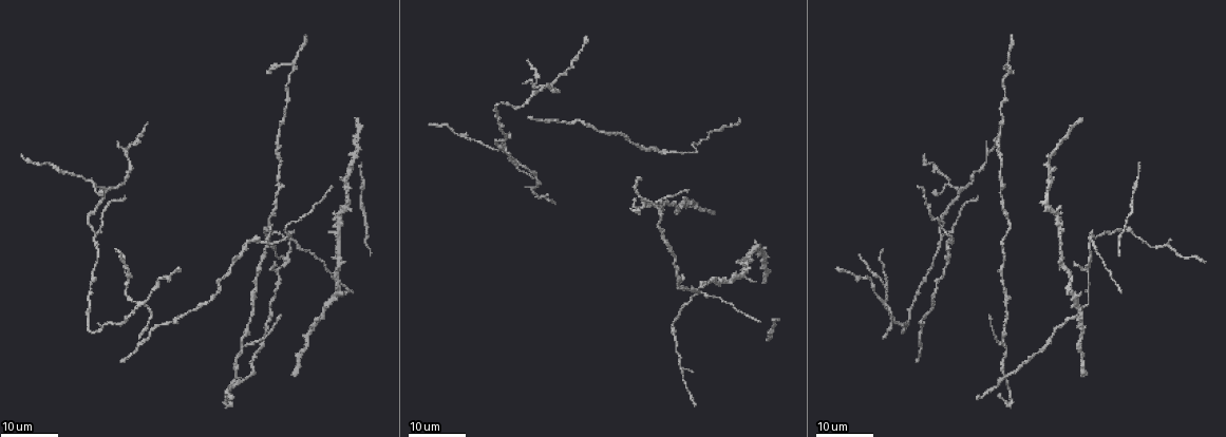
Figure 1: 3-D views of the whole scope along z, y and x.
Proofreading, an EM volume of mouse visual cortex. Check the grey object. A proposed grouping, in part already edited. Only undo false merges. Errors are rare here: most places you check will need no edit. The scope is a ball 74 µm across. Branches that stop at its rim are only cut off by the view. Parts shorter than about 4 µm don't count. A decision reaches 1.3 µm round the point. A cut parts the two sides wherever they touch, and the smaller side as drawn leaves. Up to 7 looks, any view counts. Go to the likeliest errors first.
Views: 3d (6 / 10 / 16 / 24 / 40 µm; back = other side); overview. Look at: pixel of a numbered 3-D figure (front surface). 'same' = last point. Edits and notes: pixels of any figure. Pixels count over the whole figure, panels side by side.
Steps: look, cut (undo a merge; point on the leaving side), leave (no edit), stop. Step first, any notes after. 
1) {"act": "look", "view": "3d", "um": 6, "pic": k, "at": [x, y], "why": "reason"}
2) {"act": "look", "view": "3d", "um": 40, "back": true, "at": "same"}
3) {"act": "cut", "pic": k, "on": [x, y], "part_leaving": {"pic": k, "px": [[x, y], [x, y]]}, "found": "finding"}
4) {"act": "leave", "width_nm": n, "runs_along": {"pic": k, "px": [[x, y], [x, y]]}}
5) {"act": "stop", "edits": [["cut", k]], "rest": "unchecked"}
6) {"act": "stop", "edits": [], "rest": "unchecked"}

{"act": "look", "view": "3d", "um": 24, "pic": 1, "at": [142, 302], "why": "four or more arms meet"}

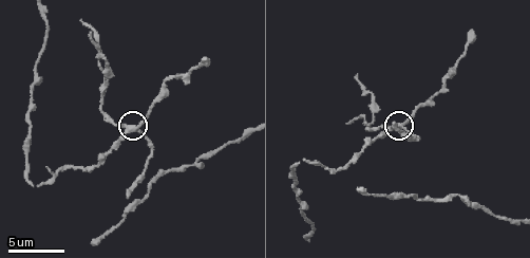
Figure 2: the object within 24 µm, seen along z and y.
{"act": "look", "view": "3d", "um": 6, "pic": 2, "at": [400, 124]}

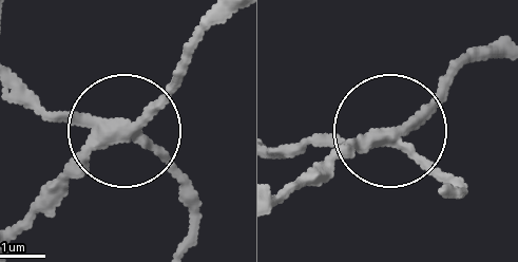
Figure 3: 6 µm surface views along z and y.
{"act": "leave", "side_arm_um": 14, "found": "one neuron here"}

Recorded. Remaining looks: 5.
{"act": "look", "view": "3d", "um": 16, "pic": 1, "at": [1091, 237], "why": "small branch off a trunk"}

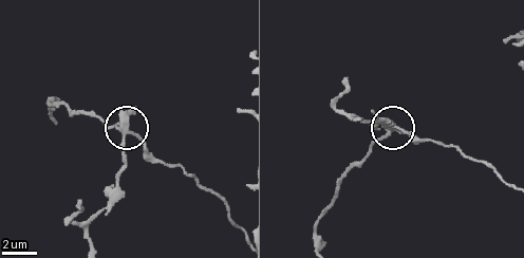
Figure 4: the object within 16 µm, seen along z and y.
{"act": "look", "view": "3d", "um": 6, "pic": 4, "at": [128, 130]}

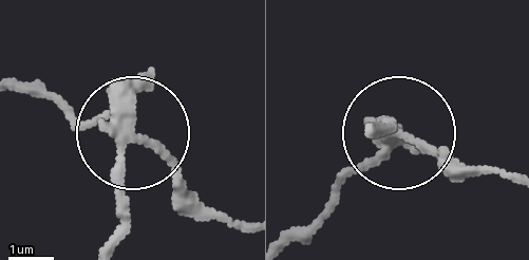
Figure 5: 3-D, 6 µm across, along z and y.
{"act": "cut", "pic": 5, "on": [77, 118], "width_nm": 270, "part_leaving": {"pic": 5, "px": [[119, 132], [18, 91]]}, "found": "two neurons meet here"}

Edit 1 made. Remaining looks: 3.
{"act": "look", "view": "overview", "why": "see it whole again"}

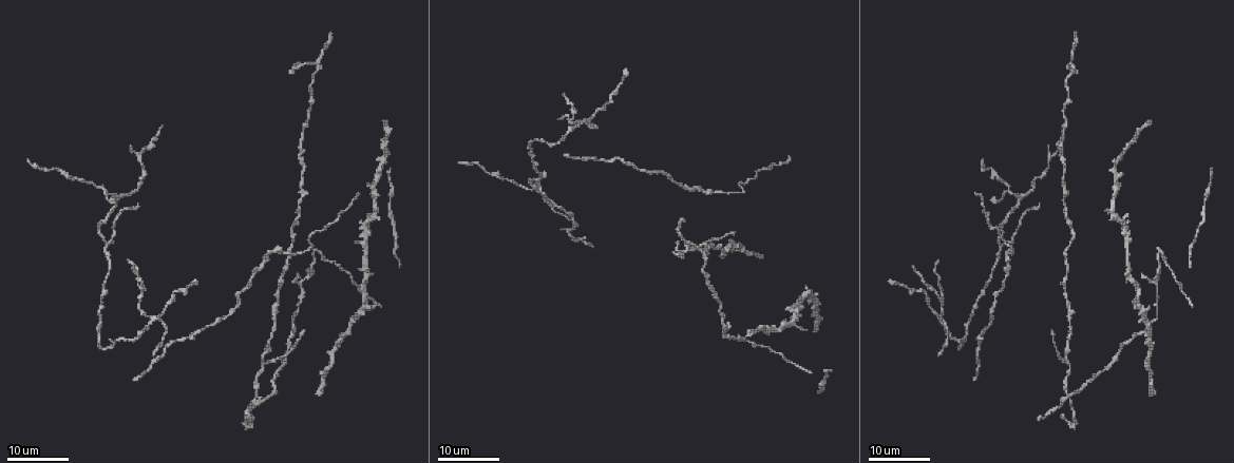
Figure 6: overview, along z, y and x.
{"act": "look", "view": "3d", "um": 24, "pic": 6, "at": [315, 63], "why": "branch point"}

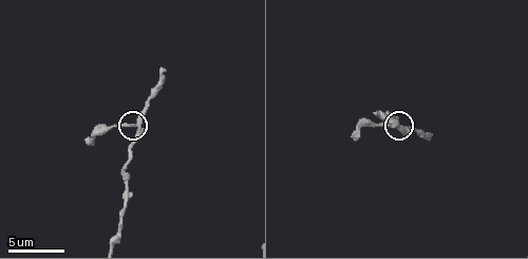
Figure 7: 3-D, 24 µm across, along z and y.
{"act": "look", "view": "3d", "um": 6, "pic": 7, "at": [134, 124], "why": "zoom in"}

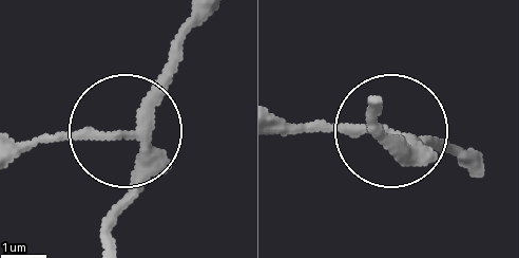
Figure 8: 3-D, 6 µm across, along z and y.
{"act": "leave", "arms": 3, "runs_along": {"pic": 8, "px": [[100, 244], [134, 176], [130, 142], [111, 130], [10, 142]]}, "found": "one neuron here"}

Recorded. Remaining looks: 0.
{"act": "stop", "edits": [["cut", 5]], "rest": "unchecked"}

